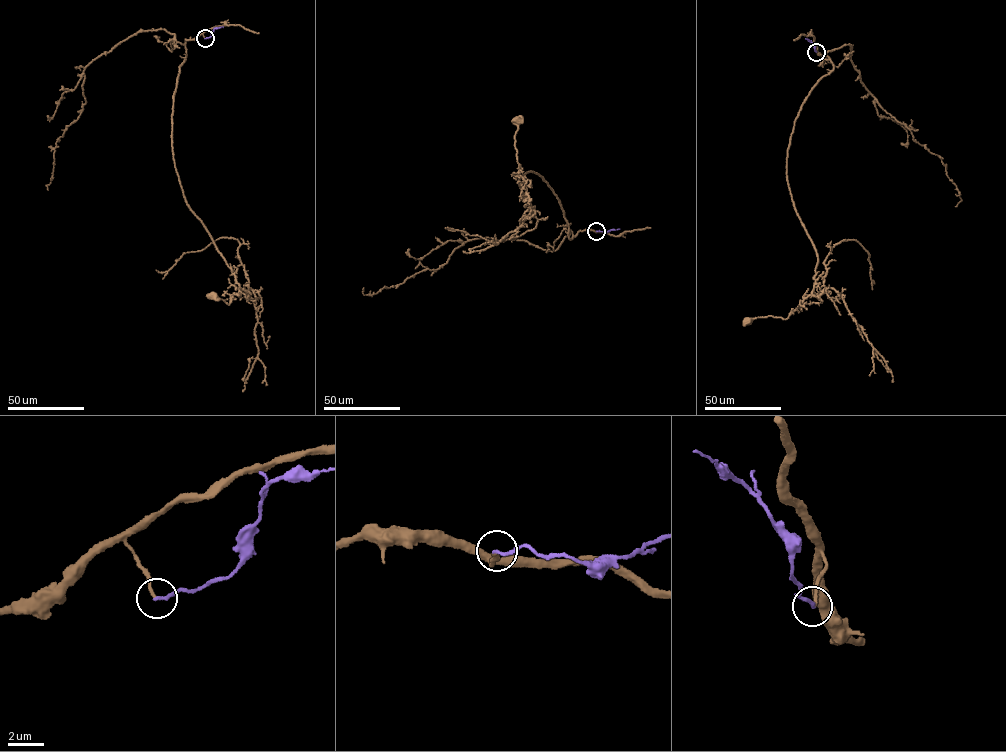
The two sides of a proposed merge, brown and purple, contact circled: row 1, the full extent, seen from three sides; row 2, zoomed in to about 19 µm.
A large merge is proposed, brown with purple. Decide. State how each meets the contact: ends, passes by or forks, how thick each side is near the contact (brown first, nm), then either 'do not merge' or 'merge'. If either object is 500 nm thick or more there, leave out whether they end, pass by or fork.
brown ends | purple ends | 160/180 nm | merge

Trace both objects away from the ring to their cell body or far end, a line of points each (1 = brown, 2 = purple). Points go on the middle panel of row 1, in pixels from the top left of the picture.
1: (596, 231), (569, 238), (558, 200), (531, 171), (517, 181), (520, 197), (526, 190), (515, 144), (519, 120)
2: (596, 231), (619, 228)

